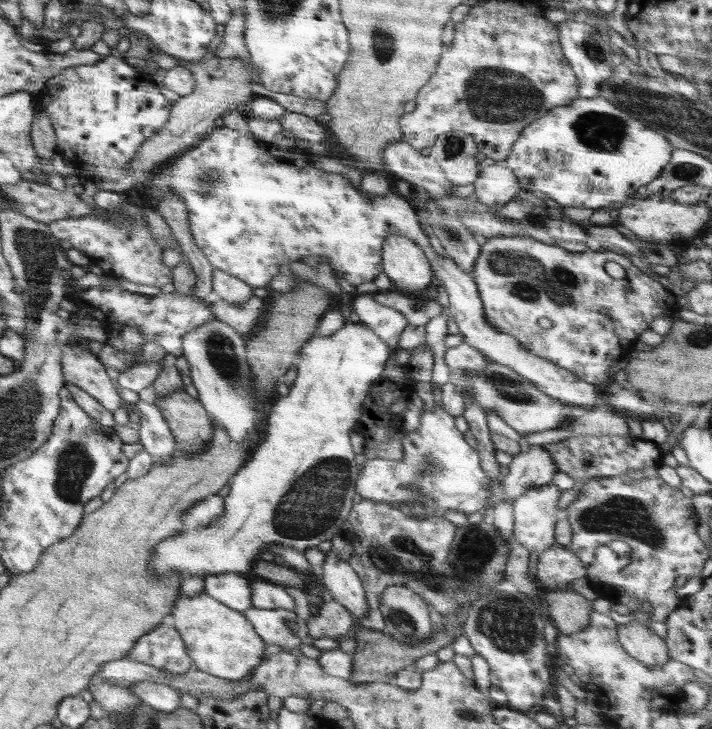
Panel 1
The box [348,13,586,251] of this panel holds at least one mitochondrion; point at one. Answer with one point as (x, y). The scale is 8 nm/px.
(496, 94)

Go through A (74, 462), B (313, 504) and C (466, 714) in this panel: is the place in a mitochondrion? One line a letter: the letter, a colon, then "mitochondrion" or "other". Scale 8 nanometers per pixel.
A: mitochondrion
B: mitochondrion
C: mitochondrion

